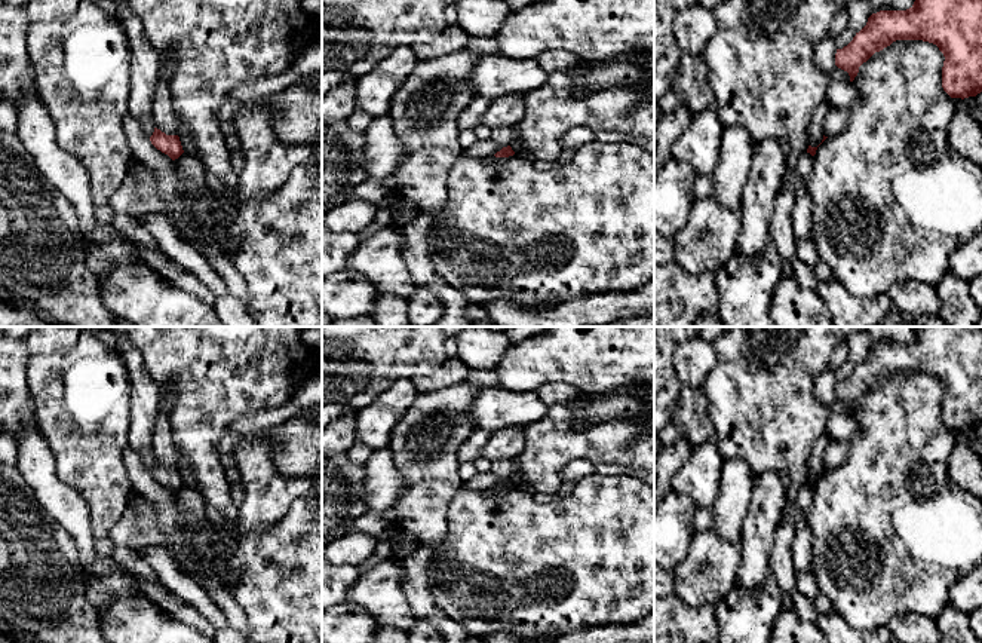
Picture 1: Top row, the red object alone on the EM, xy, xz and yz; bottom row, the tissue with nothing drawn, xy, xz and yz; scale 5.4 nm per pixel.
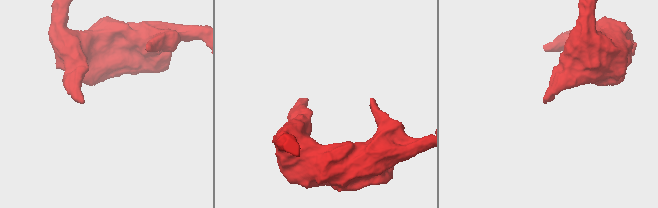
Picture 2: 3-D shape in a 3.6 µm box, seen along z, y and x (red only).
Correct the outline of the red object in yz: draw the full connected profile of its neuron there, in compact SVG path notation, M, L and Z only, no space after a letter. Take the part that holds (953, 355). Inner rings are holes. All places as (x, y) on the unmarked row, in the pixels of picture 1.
M915 327L914 337L906 343L880 343L872 346L853 373L843 382L837 382L835 398L847 404L850 414L853 414L863 395L896 373L923 373L939 380L945 389L942 420L951 431L964 432L982 425L982 327Z

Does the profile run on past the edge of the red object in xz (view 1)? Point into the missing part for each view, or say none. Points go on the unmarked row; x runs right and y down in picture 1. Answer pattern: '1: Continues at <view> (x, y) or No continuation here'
1: No continuation here

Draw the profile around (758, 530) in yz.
M764 472L752 489L749 509L740 527L742 560L736 590L757 590L770 573L770 554L786 502L786 489L777 472Z

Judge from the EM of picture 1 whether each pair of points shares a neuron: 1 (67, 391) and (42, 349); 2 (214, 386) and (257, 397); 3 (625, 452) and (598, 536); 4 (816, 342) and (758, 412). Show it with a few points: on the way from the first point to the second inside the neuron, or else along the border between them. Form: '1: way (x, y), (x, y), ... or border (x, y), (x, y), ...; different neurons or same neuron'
1: way (67, 380), (67, 371), (52, 357); same neuron
2: way (224, 386), (246, 386); same neuron
3: border (632, 472), (638, 477); different neurons
4: way (798, 360), (764, 394); same neuron

